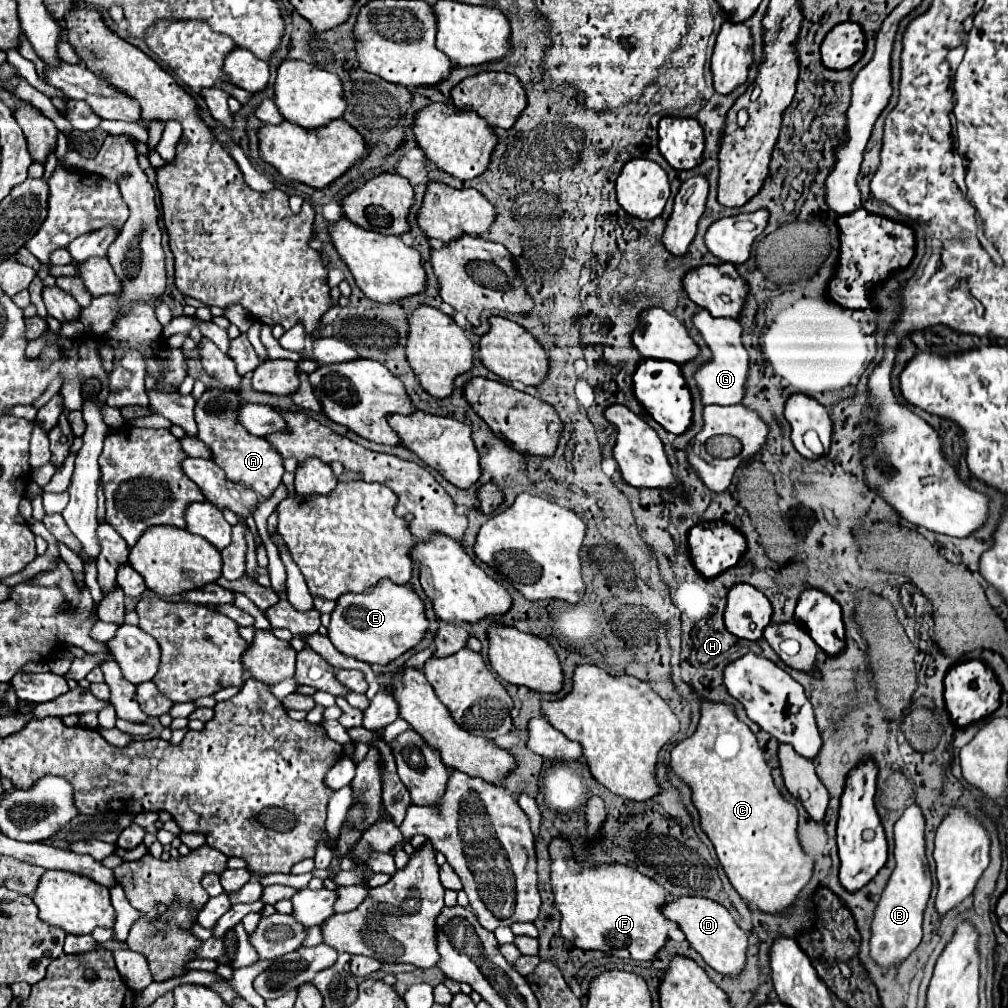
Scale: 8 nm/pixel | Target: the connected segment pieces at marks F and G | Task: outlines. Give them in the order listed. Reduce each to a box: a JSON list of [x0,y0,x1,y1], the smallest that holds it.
[[550,839,676,961],[694,311,750,405]]

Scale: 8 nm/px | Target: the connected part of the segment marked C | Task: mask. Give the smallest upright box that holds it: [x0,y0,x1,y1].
[670,701,814,915]

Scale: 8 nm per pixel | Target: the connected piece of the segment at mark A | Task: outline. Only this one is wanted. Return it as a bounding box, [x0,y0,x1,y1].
[194,389,284,497]

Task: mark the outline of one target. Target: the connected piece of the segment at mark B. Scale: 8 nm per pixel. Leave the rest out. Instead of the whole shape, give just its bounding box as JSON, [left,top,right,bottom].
[870,805,932,967]

